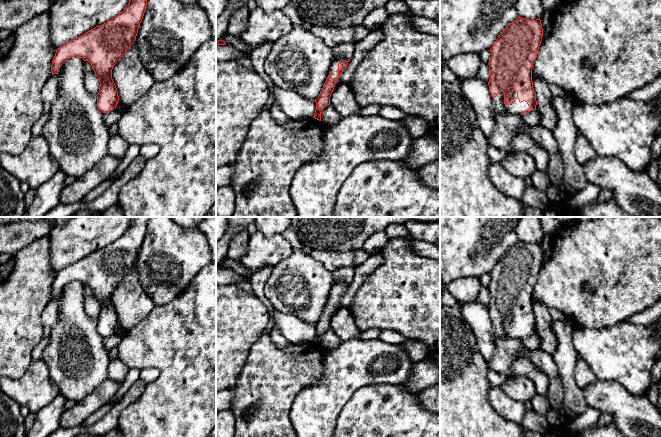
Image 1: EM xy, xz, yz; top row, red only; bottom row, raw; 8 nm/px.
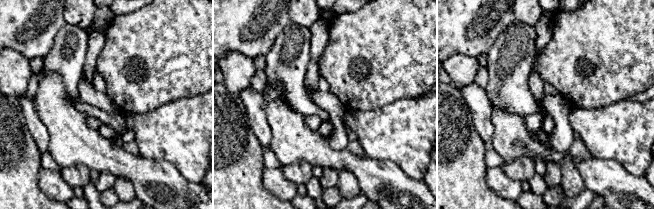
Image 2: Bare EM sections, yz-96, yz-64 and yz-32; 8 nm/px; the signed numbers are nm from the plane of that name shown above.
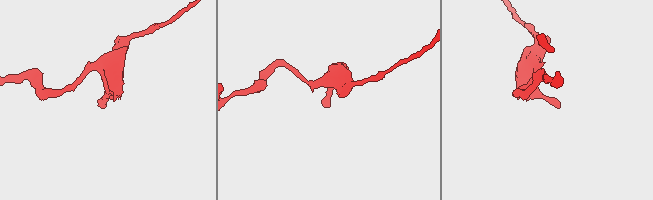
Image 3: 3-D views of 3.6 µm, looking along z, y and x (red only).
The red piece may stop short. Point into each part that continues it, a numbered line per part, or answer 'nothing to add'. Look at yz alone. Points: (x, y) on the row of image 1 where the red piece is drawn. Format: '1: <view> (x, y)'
1: yz (499, 107)

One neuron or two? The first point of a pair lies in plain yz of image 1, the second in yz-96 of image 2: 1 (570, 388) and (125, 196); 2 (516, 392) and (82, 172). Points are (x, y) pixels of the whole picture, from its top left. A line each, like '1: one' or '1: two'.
1: one
2: one

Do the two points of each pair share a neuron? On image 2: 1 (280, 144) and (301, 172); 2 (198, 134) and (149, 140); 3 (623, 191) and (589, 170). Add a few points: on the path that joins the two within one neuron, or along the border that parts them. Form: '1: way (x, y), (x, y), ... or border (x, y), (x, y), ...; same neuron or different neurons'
1: border (312, 165), (305, 161), (295, 161), (282, 166); different neurons
2: way (186, 134), (161, 134); same neuron
3: way (615, 184), (608, 178), (597, 174); same neuron

